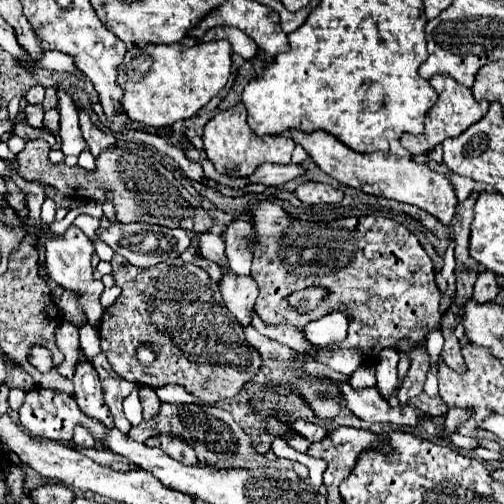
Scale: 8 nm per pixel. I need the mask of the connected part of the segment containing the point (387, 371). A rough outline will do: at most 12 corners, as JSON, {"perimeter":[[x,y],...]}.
{"perimeter":[[384,350],[376,360],[376,388],[390,400],[398,388],[396,350]]}

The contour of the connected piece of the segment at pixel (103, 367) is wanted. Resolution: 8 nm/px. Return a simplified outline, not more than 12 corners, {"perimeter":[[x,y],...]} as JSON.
{"perimeter":[[104,352],[92,358],[106,406],[116,428],[128,434],[122,400],[136,384],[126,382],[108,364]]}

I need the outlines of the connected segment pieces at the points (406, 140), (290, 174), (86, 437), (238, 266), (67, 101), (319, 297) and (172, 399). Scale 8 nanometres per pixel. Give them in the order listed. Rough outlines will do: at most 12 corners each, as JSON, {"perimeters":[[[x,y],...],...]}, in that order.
{"perimeters":[[[432,76],[438,102],[422,134],[404,134],[410,154],[424,154],[444,138],[478,122],[490,102],[476,100],[452,76]],[[262,164],[246,180],[280,186],[304,170],[298,164]],[[80,426],[74,432],[74,444],[94,448],[90,432]],[[232,220],[220,238],[228,266],[250,276],[252,224]],[[58,88],[60,150],[86,150],[72,98]],[[326,288],[292,292],[288,304],[306,312],[320,306],[330,292]],[[179,384],[156,388],[160,401],[171,404],[201,402]]]}

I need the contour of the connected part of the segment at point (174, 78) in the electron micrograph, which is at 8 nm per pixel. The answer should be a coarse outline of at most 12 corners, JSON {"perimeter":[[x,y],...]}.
{"perimeter":[[226,40],[134,46],[122,108],[154,128],[226,86]]}

